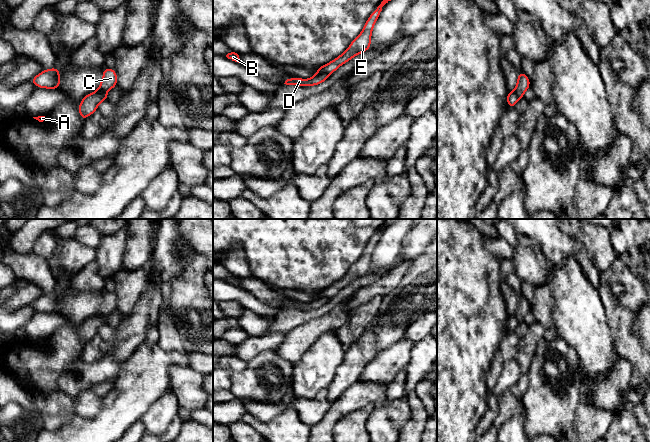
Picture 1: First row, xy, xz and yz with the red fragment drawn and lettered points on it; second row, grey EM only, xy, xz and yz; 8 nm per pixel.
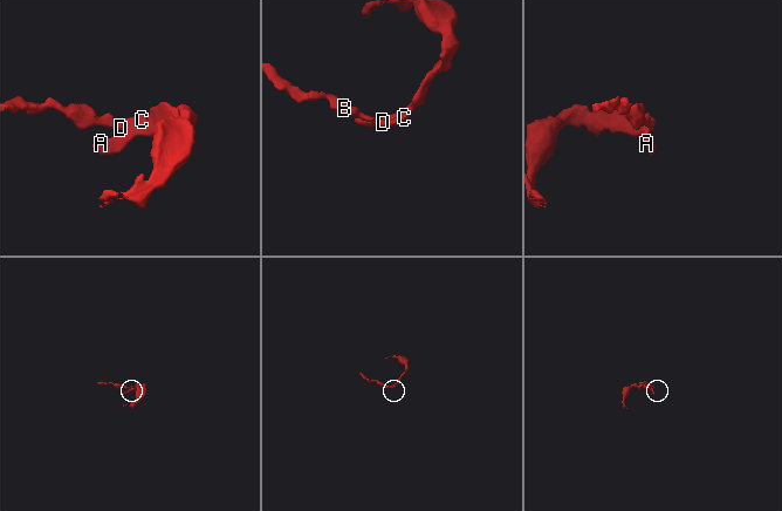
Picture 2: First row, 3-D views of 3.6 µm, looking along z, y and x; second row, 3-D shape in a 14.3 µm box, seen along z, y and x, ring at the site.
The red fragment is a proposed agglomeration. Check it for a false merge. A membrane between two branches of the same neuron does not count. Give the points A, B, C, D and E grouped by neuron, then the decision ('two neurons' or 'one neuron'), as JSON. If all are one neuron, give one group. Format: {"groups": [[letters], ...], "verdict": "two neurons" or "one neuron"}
{"groups": [["A", "E"], ["B", "C", "D"]], "verdict": "two neurons"}

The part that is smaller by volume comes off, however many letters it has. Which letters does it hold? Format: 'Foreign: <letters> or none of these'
Foreign: B, C, D

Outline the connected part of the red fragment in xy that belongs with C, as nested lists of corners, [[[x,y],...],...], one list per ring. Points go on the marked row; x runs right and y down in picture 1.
[[[103,68],[103,78],[96,92],[107,92],[117,87],[117,73],[115,69]]]

